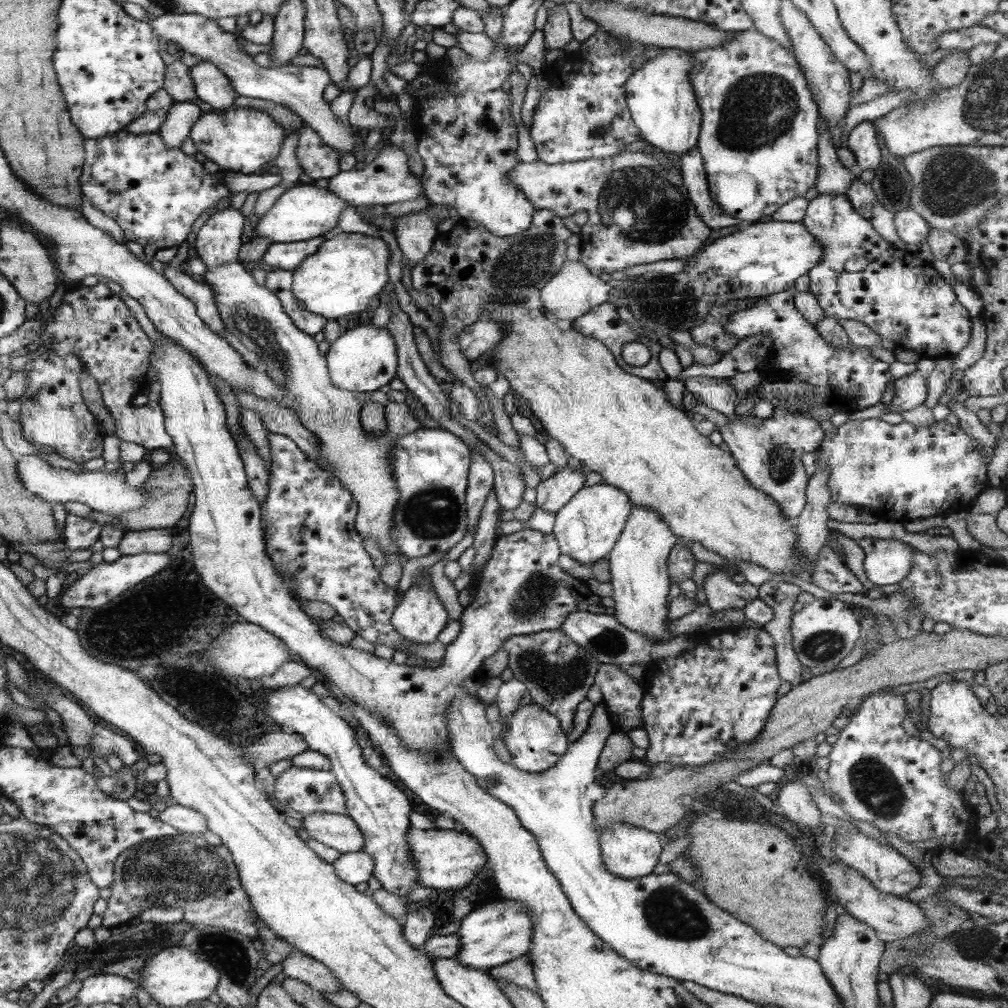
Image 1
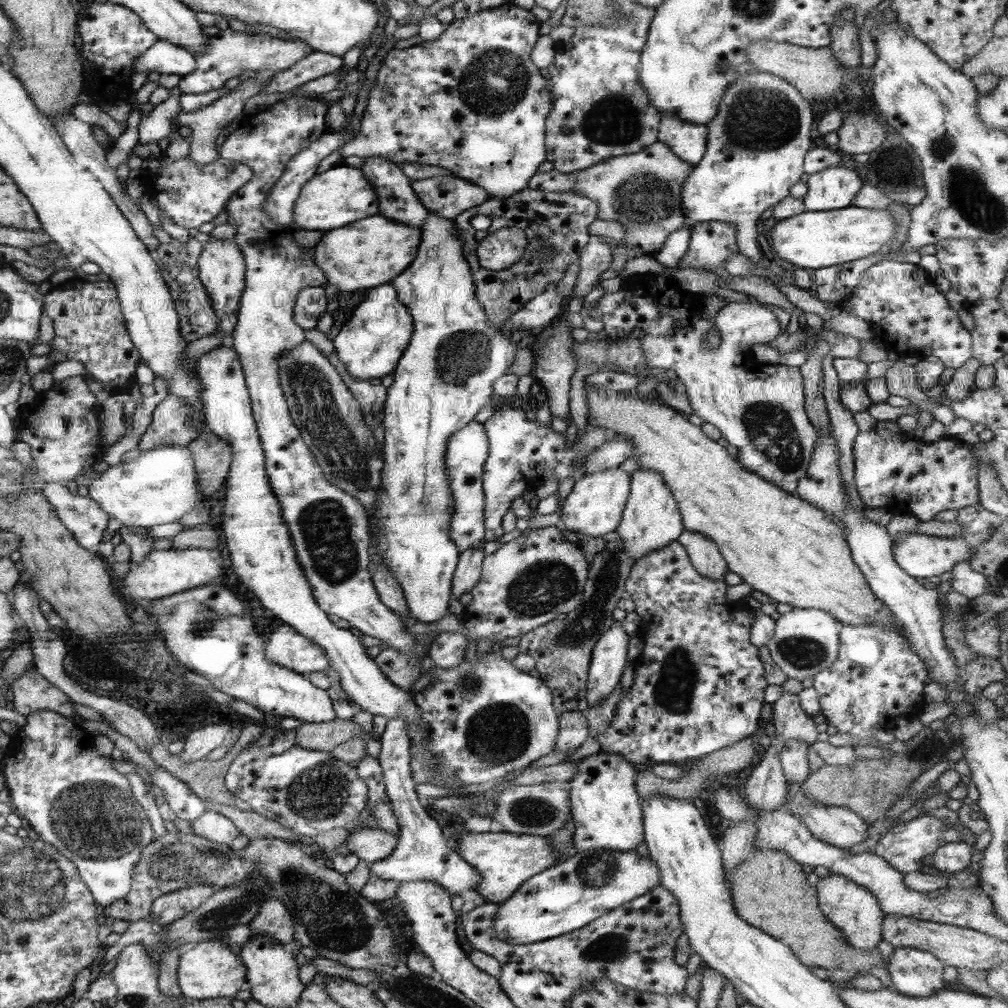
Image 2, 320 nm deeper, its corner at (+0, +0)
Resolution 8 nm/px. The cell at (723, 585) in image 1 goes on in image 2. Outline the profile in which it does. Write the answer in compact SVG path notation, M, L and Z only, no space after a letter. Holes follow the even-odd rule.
M684 529L677 541L684 546L691 563L700 574L716 580L723 580L729 567L719 551L718 545L712 539Z

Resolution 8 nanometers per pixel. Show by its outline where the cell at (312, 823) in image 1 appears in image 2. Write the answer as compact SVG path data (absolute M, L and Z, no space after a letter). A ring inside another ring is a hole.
M360 826L354 832L349 833L346 845L350 853L368 863L388 858L398 846L399 837L377 826Z

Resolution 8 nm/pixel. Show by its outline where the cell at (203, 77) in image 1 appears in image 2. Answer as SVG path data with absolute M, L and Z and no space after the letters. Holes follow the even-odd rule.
M159 40L135 62L135 72L159 72L179 77L190 74L196 68L195 56L182 46Z

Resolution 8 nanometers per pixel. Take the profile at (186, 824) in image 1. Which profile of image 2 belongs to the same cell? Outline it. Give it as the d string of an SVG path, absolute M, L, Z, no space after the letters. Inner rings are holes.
M206 811L200 818L191 822L193 831L212 842L229 846L241 832L235 823L216 811Z

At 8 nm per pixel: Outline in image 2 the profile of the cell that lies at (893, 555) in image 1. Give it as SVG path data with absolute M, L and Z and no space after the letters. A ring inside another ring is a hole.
M978 502L975 505L960 508L955 522L961 527L958 534L951 537L937 537L920 533L909 533L904 539L896 541L893 545L894 560L900 565L906 574L921 581L930 579L931 576L939 576L943 572L950 572L958 562L969 561L973 550L988 540L1004 519L986 510Z

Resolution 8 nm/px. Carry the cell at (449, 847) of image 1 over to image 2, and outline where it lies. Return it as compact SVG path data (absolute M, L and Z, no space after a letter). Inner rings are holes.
M504 831L470 832L462 836L458 842L454 842L452 847L480 874L480 883L474 887L474 891L477 891L486 903L492 904L506 902L524 882L528 881L528 878L551 868L556 860L555 846L545 836L510 834Z

